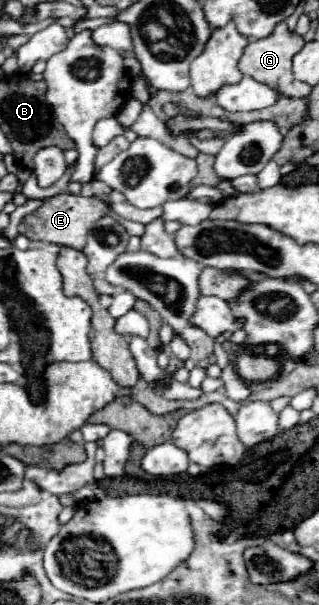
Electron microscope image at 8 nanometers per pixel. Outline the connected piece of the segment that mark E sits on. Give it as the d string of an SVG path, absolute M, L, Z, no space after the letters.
M70 192L56 194L44 202L40 210L34 214L24 216L24 220L18 226L18 232L24 234L30 240L44 240L44 242L54 242L60 246L70 246L74 250L82 250L86 244L88 228L102 216L108 214L108 206L98 200L98 198L84 198L84 196L74 196Z

